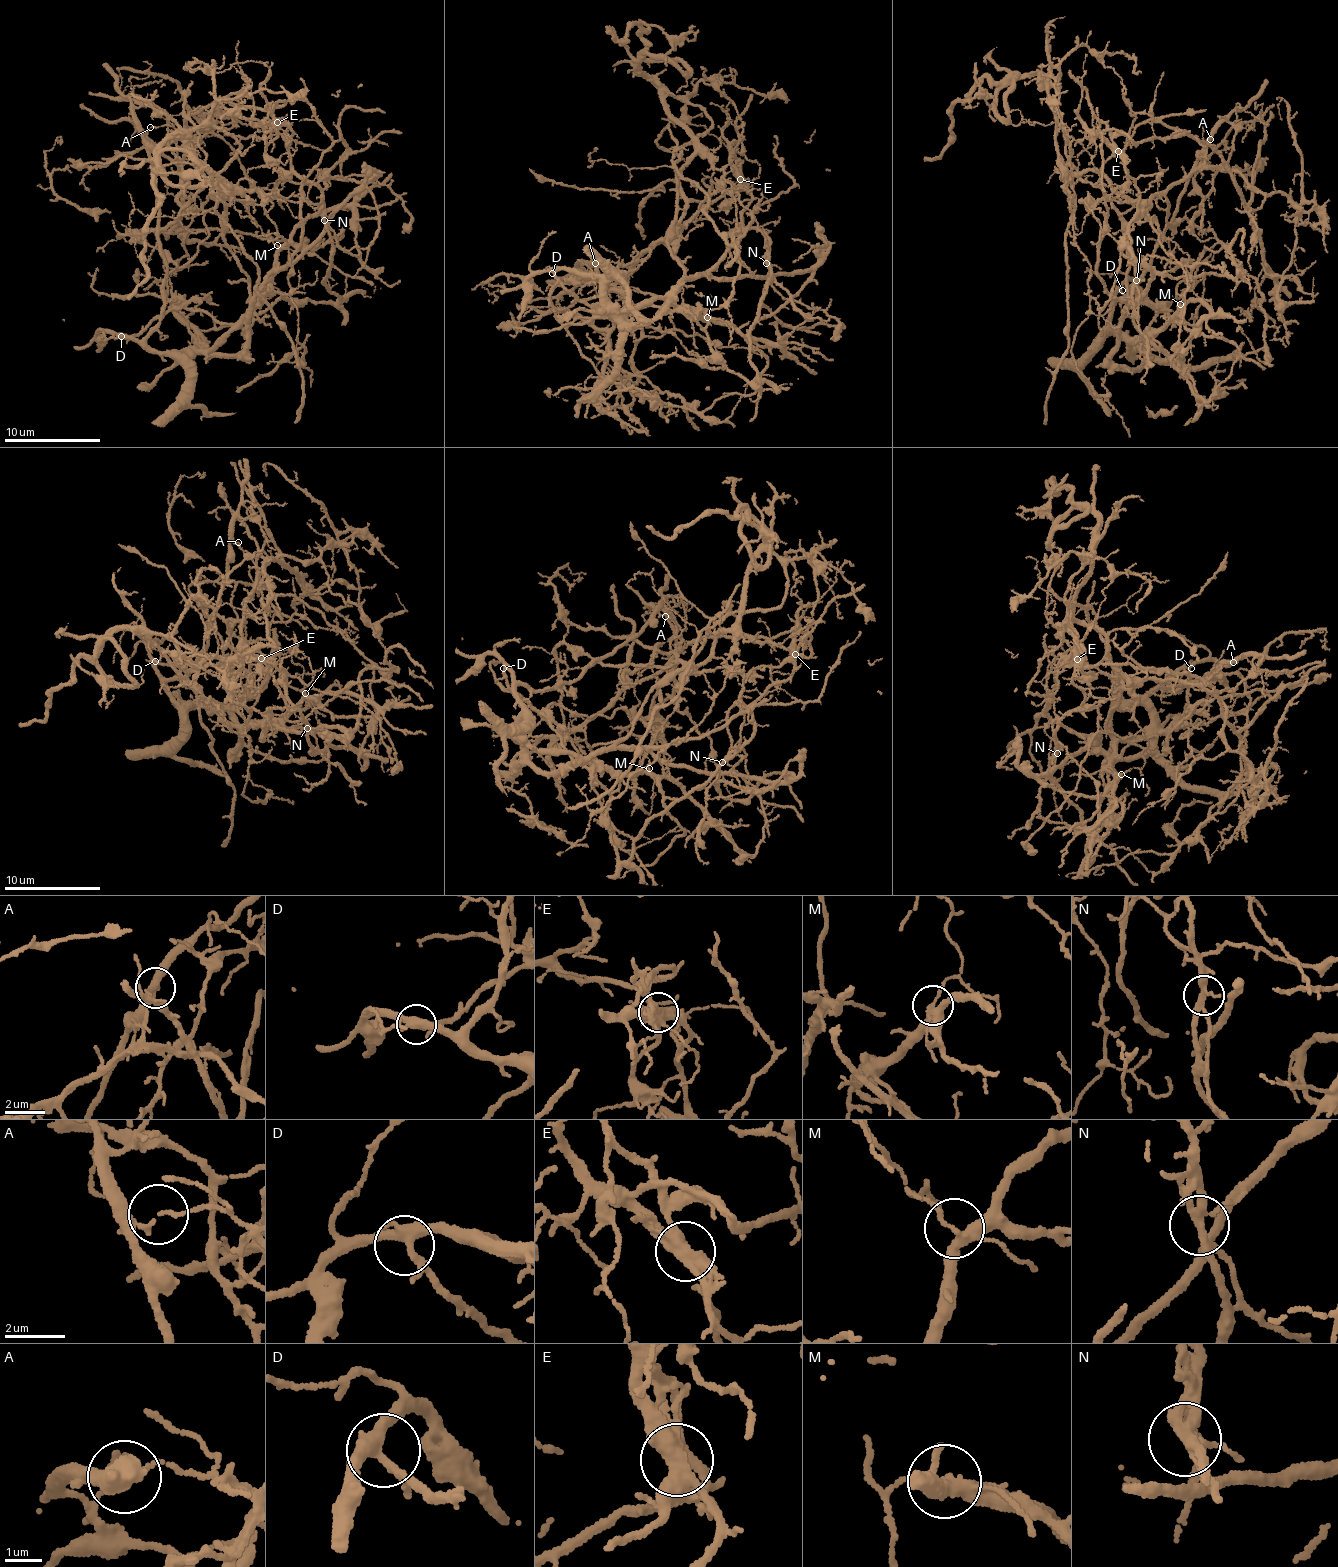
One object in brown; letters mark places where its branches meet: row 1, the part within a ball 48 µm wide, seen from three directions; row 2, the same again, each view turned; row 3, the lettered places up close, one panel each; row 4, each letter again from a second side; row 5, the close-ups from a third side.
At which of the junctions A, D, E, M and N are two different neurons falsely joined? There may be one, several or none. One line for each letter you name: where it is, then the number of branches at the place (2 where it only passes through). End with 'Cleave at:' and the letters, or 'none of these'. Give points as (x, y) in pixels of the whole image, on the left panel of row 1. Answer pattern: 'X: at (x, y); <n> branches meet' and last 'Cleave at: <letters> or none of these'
A: at (150, 127); 2 branches meet
E: at (277, 122); 4 branches meet
N: at (324, 220); 4 branches meet
Cleave at: A, E, N

